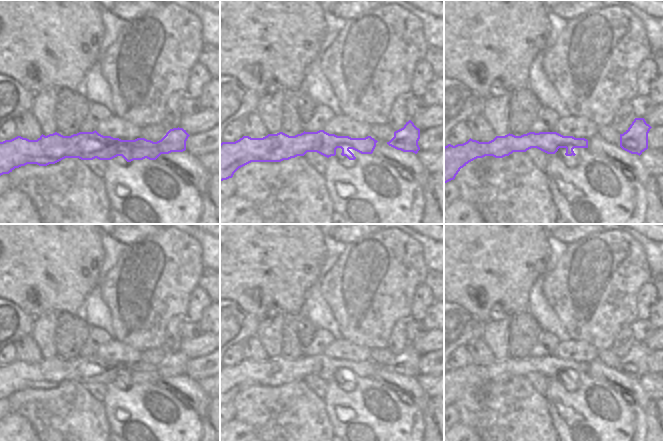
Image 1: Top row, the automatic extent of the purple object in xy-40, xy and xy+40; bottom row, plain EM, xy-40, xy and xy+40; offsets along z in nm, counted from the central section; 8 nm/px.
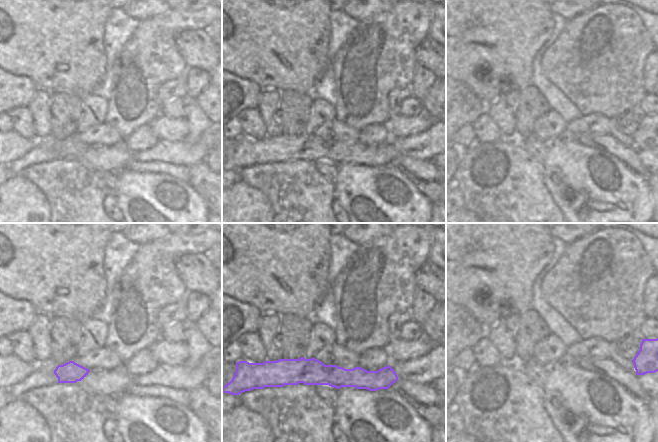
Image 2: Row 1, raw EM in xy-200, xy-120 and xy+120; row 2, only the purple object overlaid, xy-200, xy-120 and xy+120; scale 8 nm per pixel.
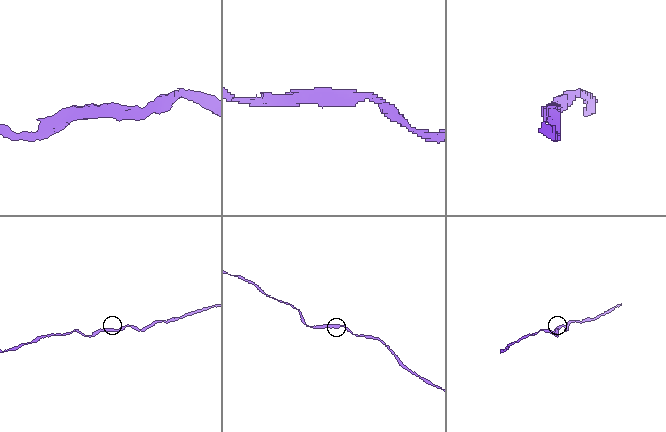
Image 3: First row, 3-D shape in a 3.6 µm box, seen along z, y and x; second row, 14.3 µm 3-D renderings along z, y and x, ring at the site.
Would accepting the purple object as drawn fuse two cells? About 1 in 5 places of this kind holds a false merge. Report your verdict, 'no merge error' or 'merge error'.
no merge error

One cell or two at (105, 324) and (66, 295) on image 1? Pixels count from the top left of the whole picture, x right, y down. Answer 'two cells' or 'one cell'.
two cells

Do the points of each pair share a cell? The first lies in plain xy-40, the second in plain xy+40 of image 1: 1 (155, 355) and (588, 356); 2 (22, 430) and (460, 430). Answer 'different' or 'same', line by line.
1: different
2: same

